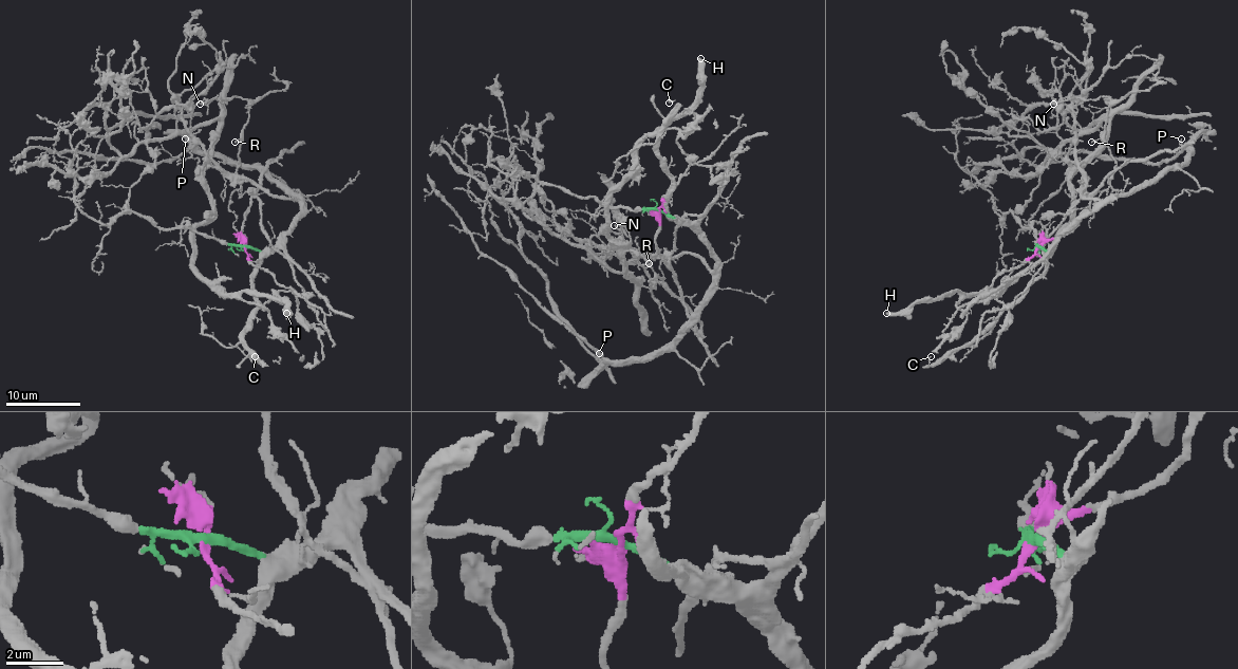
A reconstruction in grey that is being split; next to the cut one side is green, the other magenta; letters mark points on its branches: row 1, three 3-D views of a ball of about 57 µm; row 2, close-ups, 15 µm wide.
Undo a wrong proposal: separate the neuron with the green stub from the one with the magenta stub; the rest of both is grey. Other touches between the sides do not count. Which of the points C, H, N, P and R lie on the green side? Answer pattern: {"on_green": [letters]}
{"on_green": ["C", "P"]}

